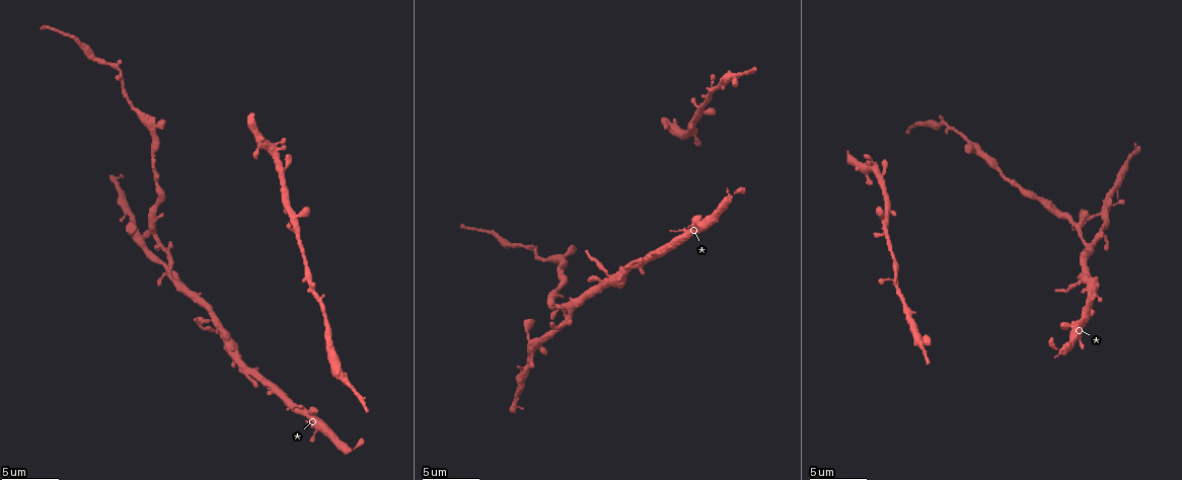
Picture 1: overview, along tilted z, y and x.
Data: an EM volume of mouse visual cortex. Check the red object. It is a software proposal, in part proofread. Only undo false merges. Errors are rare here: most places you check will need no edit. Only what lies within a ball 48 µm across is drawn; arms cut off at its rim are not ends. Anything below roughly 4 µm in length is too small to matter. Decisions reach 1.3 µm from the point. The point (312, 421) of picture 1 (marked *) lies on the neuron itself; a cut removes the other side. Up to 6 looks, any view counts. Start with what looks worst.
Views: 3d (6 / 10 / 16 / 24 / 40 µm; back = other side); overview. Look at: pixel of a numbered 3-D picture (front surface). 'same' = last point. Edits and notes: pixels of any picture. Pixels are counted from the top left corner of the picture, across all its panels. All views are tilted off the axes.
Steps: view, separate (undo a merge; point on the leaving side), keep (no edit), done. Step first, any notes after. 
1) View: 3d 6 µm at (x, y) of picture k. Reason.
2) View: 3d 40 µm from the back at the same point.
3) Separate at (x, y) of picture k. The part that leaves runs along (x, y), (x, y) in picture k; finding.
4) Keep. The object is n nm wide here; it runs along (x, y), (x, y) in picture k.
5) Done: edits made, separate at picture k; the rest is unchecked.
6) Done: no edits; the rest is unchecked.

View: 3d 10 µm at (171, 280) of picture 1. Three-way junction.

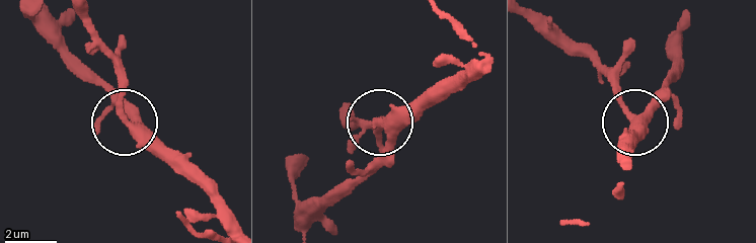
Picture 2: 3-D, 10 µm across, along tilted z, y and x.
View: 3d 10 µm from the back at (129, 121) of picture 2.

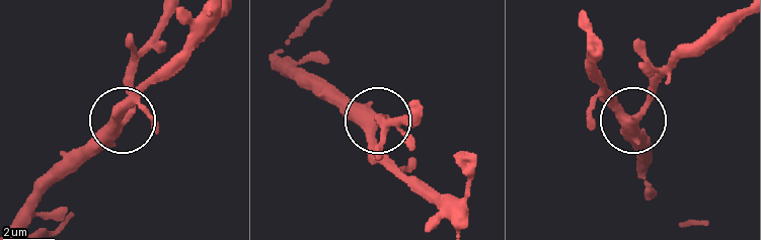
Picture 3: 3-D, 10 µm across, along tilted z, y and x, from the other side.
Keep. The object is 340 nm wide here; continuous, no second neuron.

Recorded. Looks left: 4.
View: 3d 6 µm at (306, 268) of picture 1. Sudden change in width.

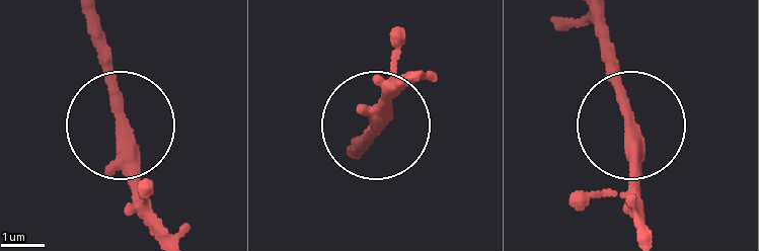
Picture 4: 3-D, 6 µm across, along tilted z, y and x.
Keep. The object is 320 nm wide here; one neuron here.

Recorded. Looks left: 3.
View: 3d 10 µm at (532, 353) of picture 1. Side arm on a straight run.

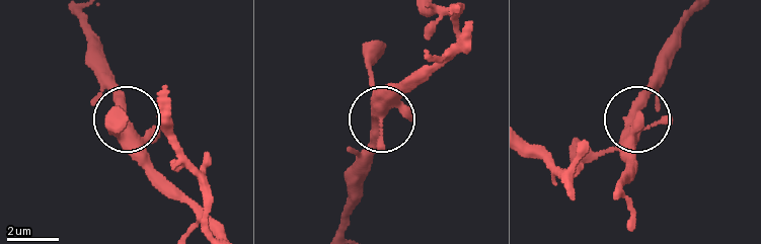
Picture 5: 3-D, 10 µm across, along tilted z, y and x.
Keep. 3 arms meet here; it runs along (470, 30), (382, 115), (371, 168) in picture 5; continuous, no second neuron.

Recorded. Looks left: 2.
Done: no edits; the rest is unchecked.

